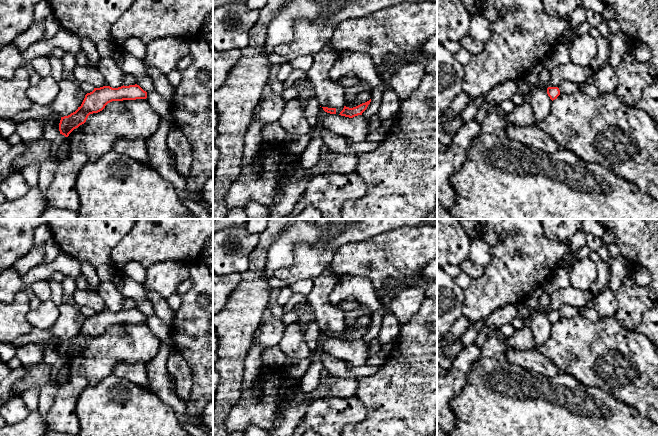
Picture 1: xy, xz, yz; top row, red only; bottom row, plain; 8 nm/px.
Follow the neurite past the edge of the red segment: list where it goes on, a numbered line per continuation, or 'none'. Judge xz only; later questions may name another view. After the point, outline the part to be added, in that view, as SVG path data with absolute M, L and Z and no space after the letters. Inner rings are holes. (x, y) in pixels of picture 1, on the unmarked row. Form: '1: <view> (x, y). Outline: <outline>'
none

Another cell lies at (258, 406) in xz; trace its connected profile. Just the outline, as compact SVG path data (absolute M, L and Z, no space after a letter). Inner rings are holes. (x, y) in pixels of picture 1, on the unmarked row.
M282 366L261 370L254 386L243 392L232 408L225 423L228 434L246 432L250 425L268 431L280 403L298 386L300 380L292 378Z

